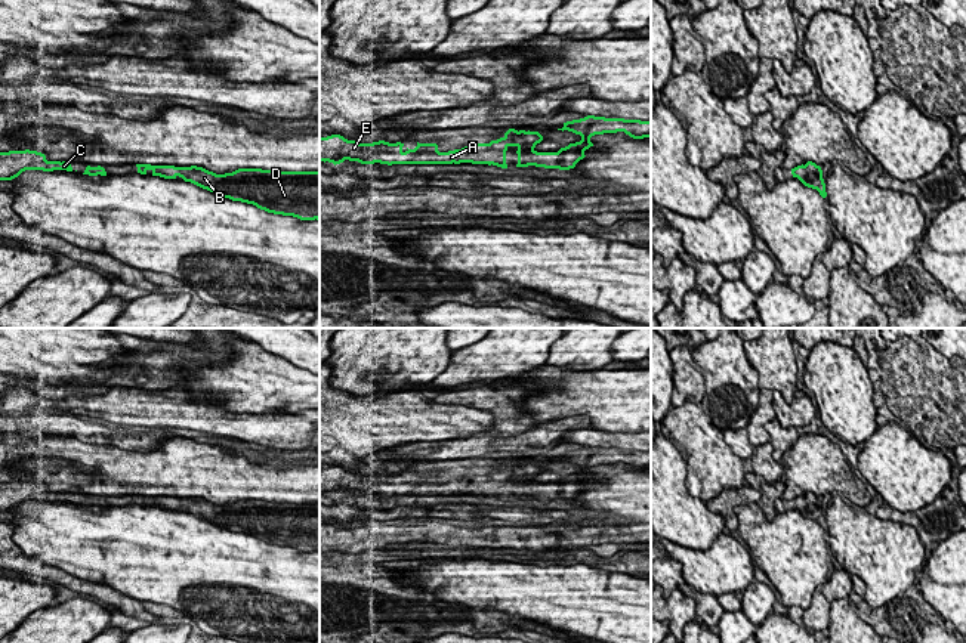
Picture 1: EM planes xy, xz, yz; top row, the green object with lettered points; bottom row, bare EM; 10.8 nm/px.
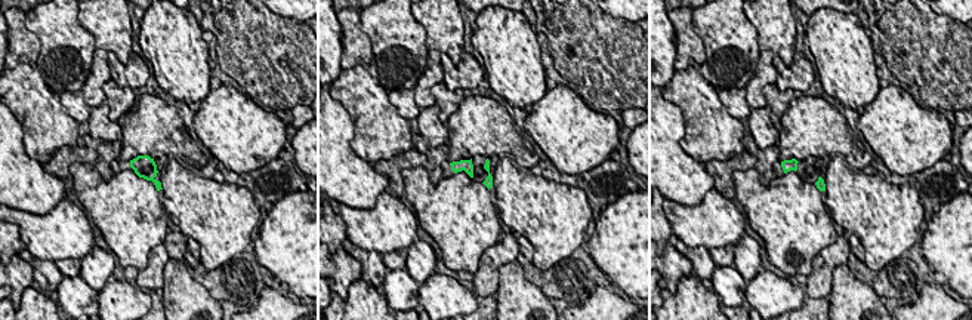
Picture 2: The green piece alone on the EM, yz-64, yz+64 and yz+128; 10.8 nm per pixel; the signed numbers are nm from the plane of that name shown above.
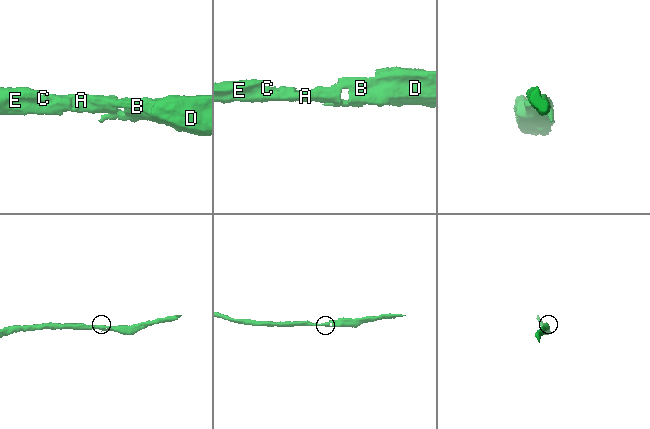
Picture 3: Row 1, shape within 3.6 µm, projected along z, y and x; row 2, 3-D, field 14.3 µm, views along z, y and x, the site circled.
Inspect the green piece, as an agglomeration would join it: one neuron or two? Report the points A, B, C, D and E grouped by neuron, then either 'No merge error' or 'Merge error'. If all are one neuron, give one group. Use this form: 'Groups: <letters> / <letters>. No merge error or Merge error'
Groups: A B C D E. No merge error

